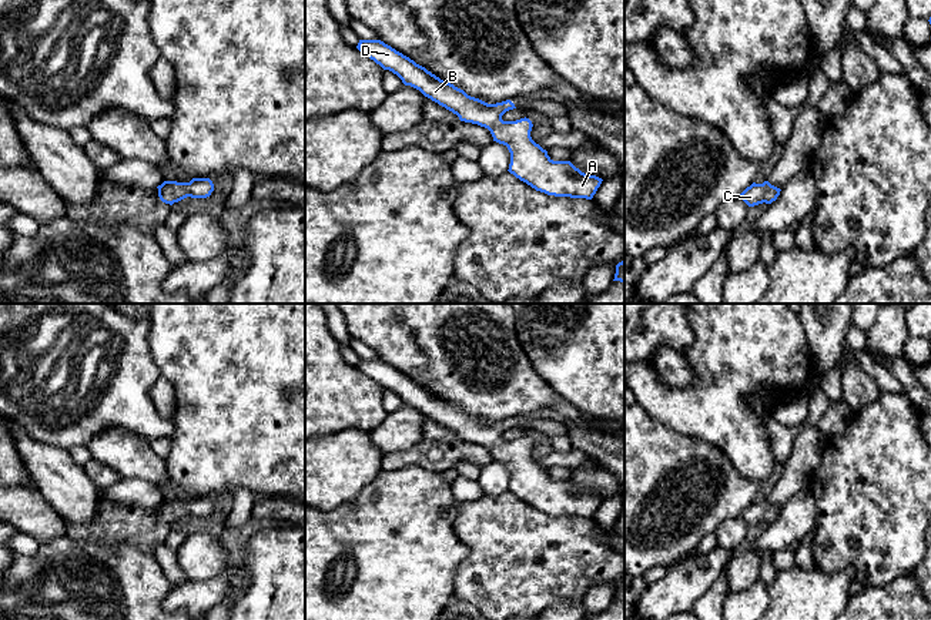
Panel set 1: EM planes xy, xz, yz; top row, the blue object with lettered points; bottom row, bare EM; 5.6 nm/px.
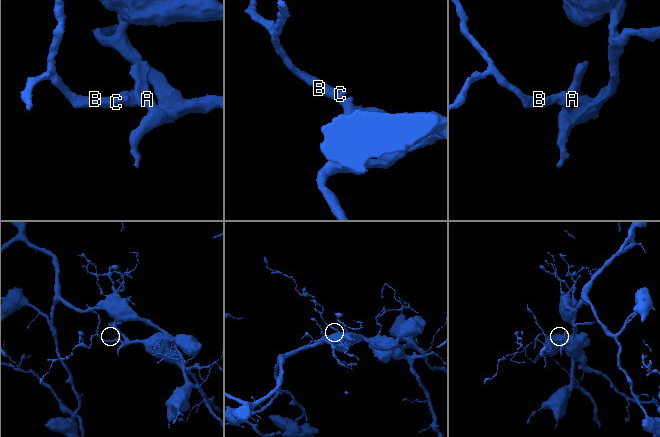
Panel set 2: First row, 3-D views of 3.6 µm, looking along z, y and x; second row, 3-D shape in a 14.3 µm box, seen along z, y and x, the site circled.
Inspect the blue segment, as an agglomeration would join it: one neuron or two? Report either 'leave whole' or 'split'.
leave whole

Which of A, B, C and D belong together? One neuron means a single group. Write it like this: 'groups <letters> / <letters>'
groups A B C D

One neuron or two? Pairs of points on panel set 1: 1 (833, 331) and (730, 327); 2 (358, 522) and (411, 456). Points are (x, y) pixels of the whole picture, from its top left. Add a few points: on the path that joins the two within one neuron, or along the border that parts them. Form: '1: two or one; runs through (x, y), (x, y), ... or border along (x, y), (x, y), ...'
1: two; border along (799, 318), (813, 362)
2: two; border along (382, 468), (389, 471), (417, 465), (435, 473)

